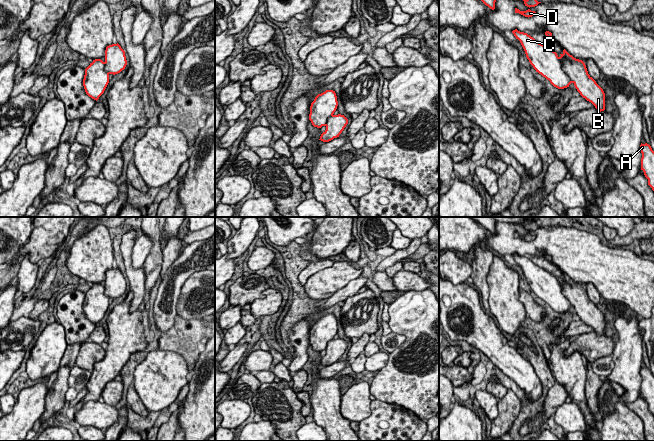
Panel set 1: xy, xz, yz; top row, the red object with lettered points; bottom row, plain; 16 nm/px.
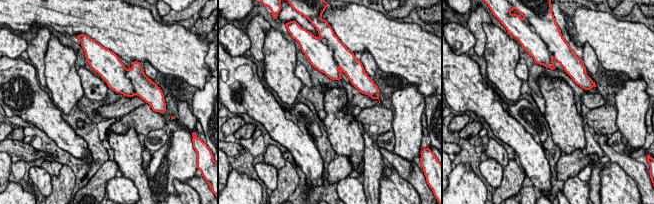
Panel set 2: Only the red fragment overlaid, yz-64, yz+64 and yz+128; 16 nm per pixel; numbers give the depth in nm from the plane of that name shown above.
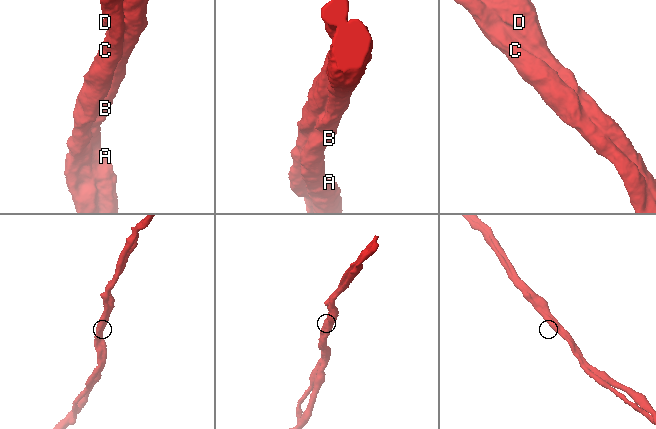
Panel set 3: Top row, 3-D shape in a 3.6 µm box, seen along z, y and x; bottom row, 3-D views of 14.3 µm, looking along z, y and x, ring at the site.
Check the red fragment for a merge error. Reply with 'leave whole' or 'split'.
leave whole

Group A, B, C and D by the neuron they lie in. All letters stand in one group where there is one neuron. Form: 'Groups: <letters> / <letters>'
Groups: A B C D

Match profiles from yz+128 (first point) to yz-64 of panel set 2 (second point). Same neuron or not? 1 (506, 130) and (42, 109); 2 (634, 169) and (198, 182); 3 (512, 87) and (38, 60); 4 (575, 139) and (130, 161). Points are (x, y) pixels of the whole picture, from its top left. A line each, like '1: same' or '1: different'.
1: same
2: same
3: different
4: same

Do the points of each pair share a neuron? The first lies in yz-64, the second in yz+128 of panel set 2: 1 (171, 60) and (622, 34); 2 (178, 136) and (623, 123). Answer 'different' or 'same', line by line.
1: same
2: same

